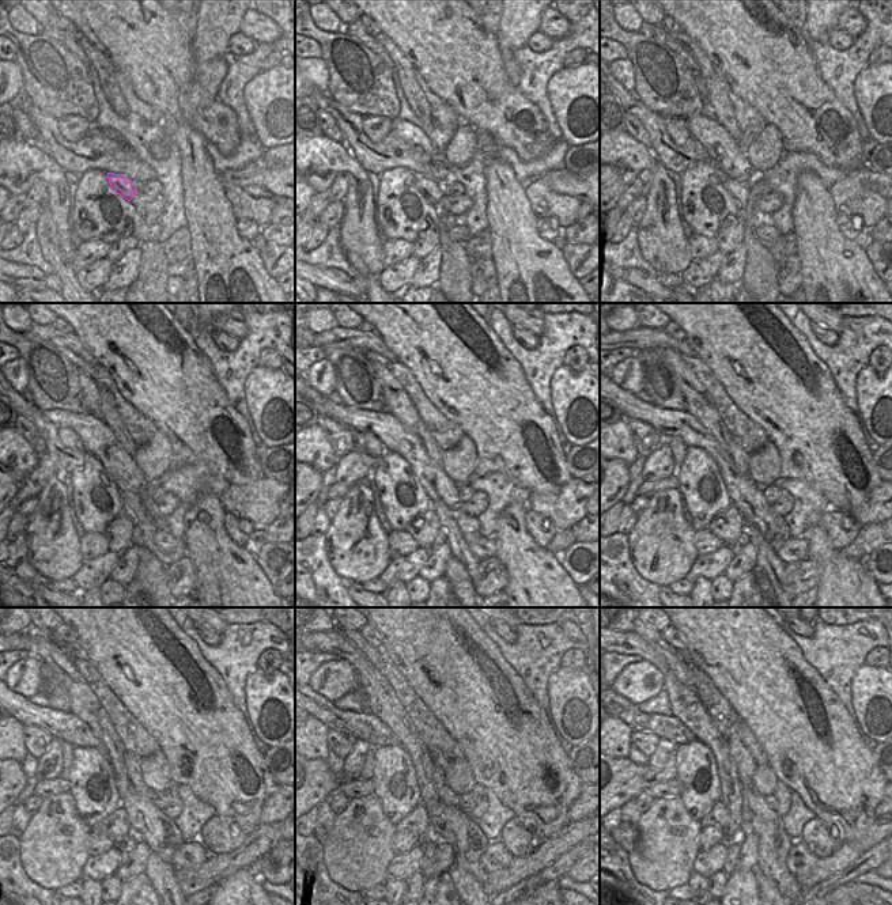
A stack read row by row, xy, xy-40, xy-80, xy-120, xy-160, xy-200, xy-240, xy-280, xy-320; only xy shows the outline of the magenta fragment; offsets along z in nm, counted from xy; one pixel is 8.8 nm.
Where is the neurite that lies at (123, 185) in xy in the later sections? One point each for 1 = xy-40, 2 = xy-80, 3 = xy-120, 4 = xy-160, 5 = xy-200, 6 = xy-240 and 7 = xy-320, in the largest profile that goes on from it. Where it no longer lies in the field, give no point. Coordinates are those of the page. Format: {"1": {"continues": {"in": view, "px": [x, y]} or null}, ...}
{"1": {"continues": {"in": "xy-40", "px": [433, 192]}}, "2": {"continues": {"in": "xy-80", "px": [739, 192]}}, "3": {"continues": {"in": "xy-120", "px": [132, 506]}}, "4": {"continues": {"in": "xy-160", "px": [460, 551]}}, "5": {"continues": {"in": "xy-200", "px": [767, 559]}}, "6": {"continues": {"in": "xy-240", "px": [161, 875]}}, "7": {"continues": {"in": "xy-320", "px": [764, 883]}}}

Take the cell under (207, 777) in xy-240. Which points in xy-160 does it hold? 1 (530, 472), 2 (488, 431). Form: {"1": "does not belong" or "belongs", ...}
{"1": "belongs", "2": "belongs"}

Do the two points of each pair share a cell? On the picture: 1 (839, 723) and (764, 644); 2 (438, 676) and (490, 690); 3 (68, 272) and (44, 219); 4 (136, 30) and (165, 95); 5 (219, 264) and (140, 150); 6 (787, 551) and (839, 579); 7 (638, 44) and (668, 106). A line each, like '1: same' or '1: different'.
1: same
2: same
3: same
4: same
5: different
6: different
7: same

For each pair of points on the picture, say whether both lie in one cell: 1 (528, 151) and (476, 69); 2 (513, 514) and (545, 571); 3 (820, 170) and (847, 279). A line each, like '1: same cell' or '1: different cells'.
1: same cell
2: same cell
3: different cells

